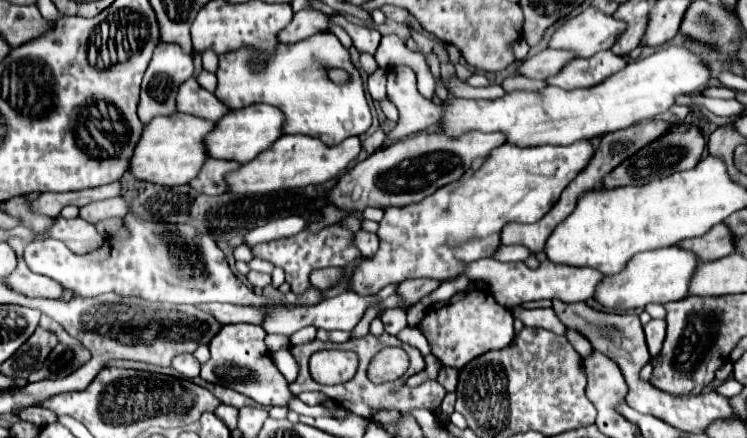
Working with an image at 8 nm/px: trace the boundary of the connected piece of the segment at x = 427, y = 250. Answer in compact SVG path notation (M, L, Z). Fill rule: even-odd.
M578 140L570 146L530 148L502 144L474 168L472 176L446 184L418 204L386 208L378 228L380 248L372 258L360 262L352 276L352 290L370 296L386 284L400 284L408 278L446 280L462 274L468 262L494 254L504 224L540 220L592 156L590 140Z

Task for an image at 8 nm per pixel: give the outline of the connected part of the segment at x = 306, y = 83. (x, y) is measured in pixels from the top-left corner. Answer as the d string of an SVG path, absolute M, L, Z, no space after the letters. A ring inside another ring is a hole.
M332 32L314 34L296 44L278 44L276 56L270 60L268 68L260 74L252 74L248 68L248 48L228 52L220 56L218 64L218 88L216 96L224 100L230 108L244 108L256 102L266 102L280 108L286 116L286 134L308 134L320 138L324 144L340 144L348 136L364 134L372 124L372 114L364 96L360 72L352 66L348 50ZM324 66L342 68L350 74L346 84L332 82Z

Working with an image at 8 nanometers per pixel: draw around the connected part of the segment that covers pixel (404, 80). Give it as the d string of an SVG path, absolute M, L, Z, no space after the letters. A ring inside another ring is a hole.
M394 66L388 72L388 100L400 110L400 120L396 124L396 128L388 134L388 140L400 140L404 138L408 132L402 134L402 128L410 128L410 134L416 134L416 132L422 132L422 130L430 130L434 124L438 124L440 120L440 112L442 112L442 106L436 106L432 104L430 100L426 100L418 90L416 90L416 76L412 72L412 68L408 66Z

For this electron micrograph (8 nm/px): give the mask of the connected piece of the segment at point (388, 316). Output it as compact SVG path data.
M386 310L380 318L382 318L382 322L384 322L384 330L386 330L388 334L394 334L394 336L408 326L408 322L406 322L406 312L404 312L404 310Z

